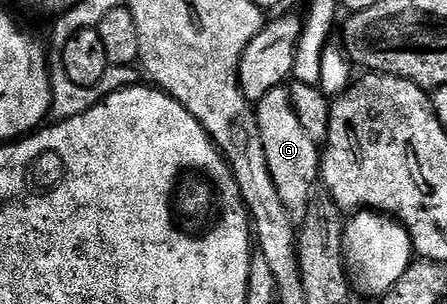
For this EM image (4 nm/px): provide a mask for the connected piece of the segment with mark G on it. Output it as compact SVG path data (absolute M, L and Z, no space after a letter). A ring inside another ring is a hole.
M281 86L270 90L261 100L255 101L254 109L258 130L261 131L262 145L266 152L266 163L273 179L274 187L282 198L282 206L293 218L303 217L304 211L314 199L312 187L320 180L321 145L306 135L306 130L298 123L298 114L290 102L288 88Z

